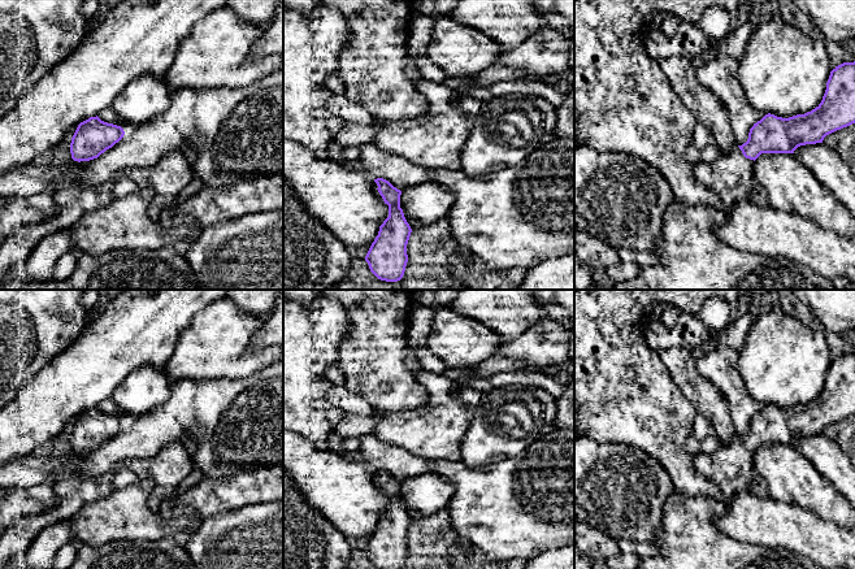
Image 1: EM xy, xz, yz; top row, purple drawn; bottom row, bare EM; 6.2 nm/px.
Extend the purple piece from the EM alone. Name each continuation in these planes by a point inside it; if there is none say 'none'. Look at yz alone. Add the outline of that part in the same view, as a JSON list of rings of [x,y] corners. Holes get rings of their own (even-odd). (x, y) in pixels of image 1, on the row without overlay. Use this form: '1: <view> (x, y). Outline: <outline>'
1: yz (730, 468). Outline: [[[735,435],[730,444],[720,444],[712,455],[695,455],[693,465],[695,472],[716,485],[726,499],[741,491],[765,499],[769,495],[763,477],[754,466],[754,453],[746,449]]]

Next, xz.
none

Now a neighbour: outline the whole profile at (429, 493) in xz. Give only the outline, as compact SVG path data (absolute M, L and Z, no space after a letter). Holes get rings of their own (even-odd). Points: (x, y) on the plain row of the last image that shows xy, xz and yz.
M431 469L411 475L400 486L404 507L415 511L420 518L446 509L453 492L453 485Z

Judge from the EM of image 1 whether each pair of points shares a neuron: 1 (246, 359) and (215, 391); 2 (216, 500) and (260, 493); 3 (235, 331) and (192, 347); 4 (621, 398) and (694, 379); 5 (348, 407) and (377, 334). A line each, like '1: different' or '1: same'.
1: different
2: same
3: same
4: different
5: different

